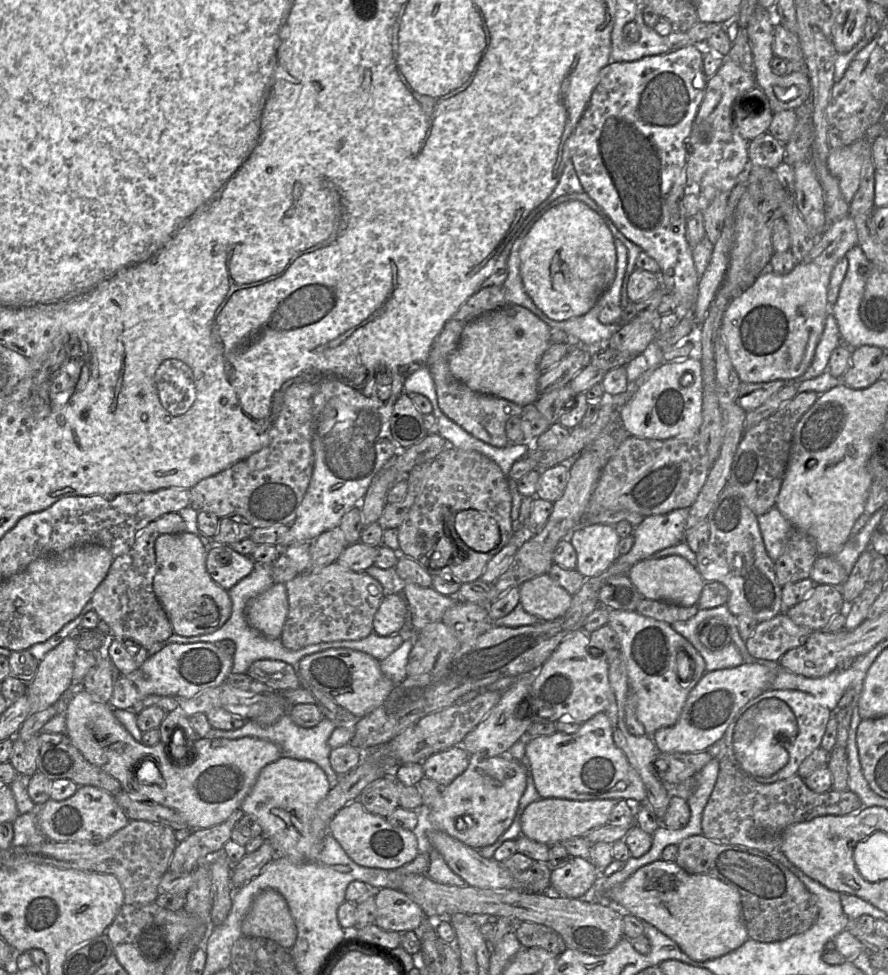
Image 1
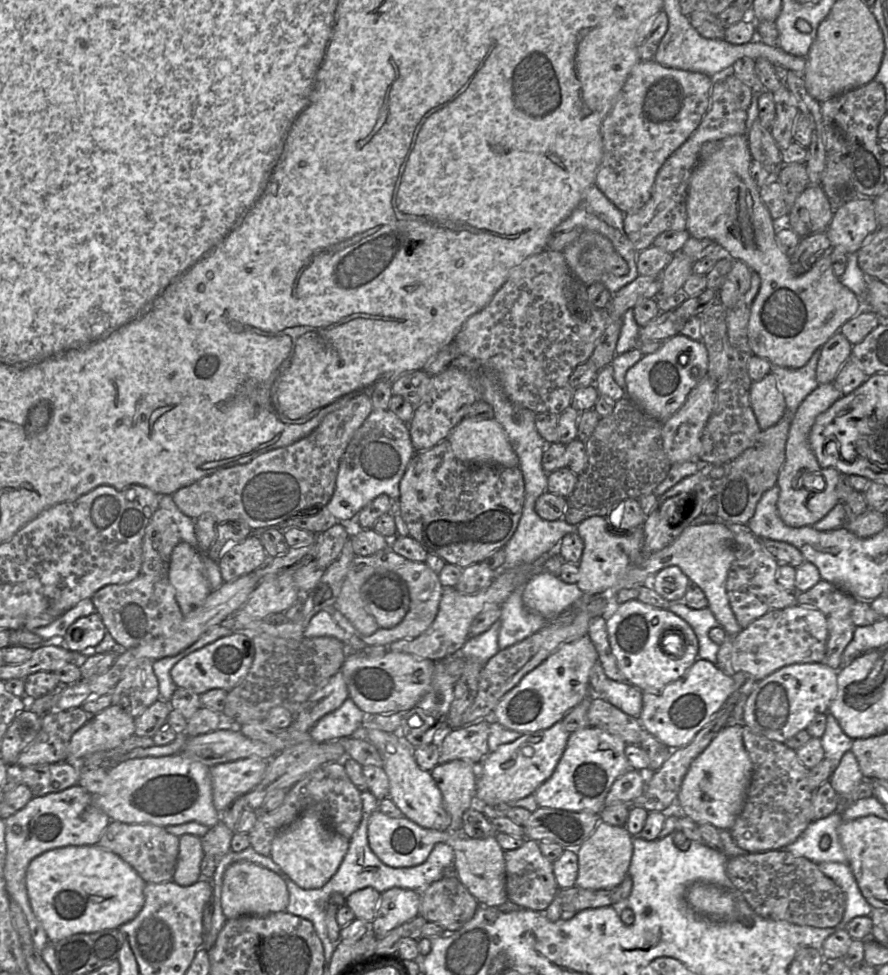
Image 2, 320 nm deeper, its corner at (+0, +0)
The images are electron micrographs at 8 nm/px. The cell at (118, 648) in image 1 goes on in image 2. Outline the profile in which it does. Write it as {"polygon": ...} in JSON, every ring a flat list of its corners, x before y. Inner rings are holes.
{"polygon":[[140,658,131,661,124,673,122,679,117,683,112,691,112,705,122,707,125,712,136,718,147,707,159,699,159,684,153,671,153,661,148,658]]}

